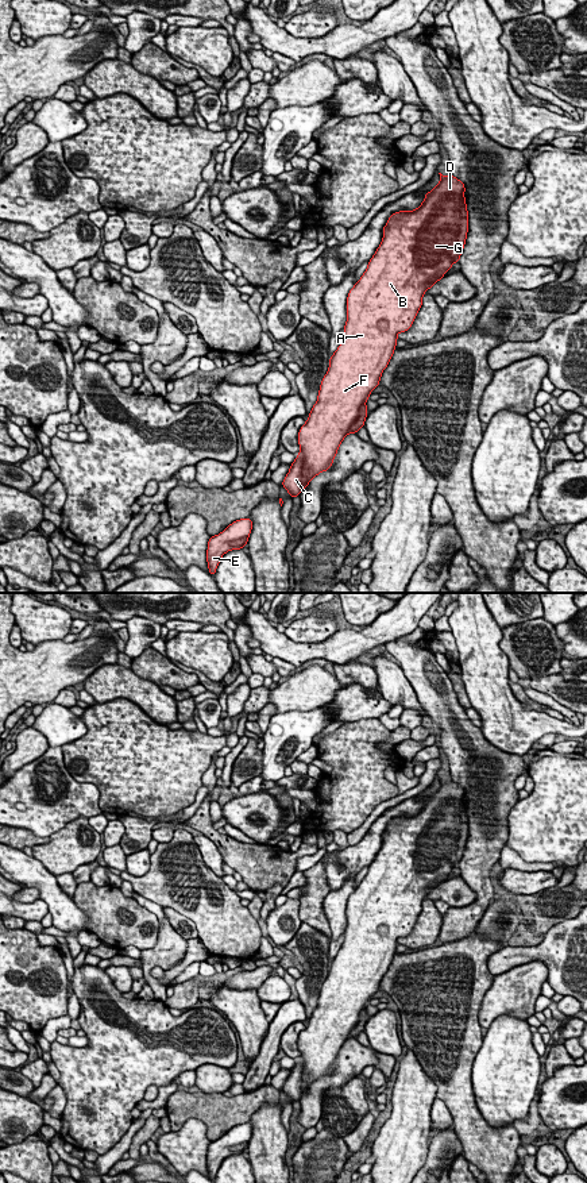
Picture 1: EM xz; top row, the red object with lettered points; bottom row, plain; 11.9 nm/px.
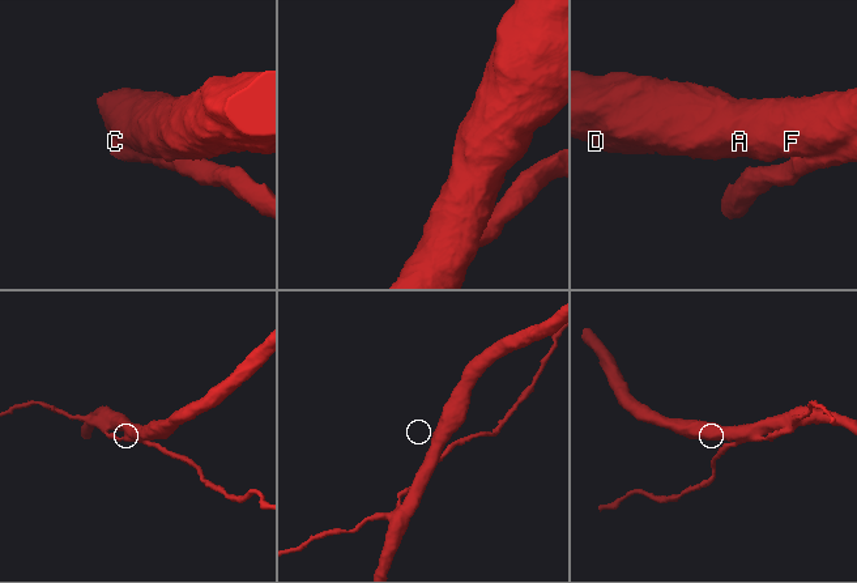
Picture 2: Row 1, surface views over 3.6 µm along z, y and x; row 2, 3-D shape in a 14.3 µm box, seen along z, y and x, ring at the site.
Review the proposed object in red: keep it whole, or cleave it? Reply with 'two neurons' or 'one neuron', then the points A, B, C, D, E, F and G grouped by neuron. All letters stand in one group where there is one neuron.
two neurons; A B D F G / C E

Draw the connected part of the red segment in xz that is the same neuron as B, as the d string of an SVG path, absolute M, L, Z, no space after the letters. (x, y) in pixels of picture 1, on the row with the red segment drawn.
M451 173L439 174L440 182L425 193L417 209L394 212L389 217L379 247L348 293L343 340L329 359L317 402L298 432L298 456L304 459L302 475L306 479L302 489L317 474L331 469L341 442L359 417L360 406L379 386L381 375L397 348L397 335L412 327L425 292L460 259L468 232L466 186Z

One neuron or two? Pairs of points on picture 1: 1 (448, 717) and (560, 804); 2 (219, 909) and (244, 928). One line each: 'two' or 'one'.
1: two
2: one

